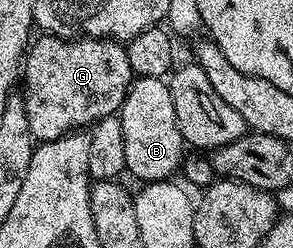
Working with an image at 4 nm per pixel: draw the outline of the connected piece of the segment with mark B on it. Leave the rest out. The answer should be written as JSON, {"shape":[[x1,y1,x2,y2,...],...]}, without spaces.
{"shape":[[134,77,119,111,123,124,123,156,125,169,142,178,142,183,163,182,180,171,187,154,187,143,181,137,175,120,175,104,171,104,168,85,159,78]]}

